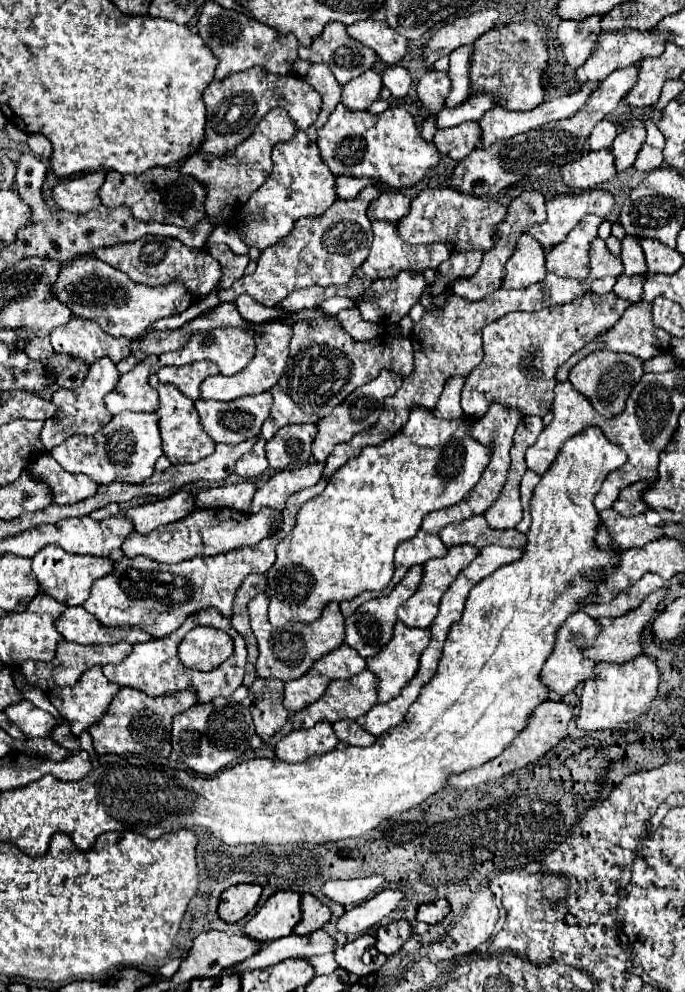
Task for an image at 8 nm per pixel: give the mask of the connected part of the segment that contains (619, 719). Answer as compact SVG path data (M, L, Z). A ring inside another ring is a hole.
M638 656L626 664L596 664L596 678L584 682L578 728L586 732L616 728L618 724L648 712L652 700L656 698L658 680L658 666L648 656Z

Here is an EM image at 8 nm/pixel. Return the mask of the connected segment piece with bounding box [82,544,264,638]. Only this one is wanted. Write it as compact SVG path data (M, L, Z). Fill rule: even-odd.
M260 544L230 550L228 554L218 554L212 558L192 558L178 564L122 556L114 560L112 574L92 584L92 594L82 606L104 626L140 626L142 630L160 638L174 632L194 610L200 608L214 606L220 608L226 618L230 618L236 590L244 578L260 570L260 566L264 566L264 550L260 550ZM188 598L200 598L200 606L184 606Z

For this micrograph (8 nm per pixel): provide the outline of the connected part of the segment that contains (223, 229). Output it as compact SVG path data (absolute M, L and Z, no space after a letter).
M223 224L222 226L216 227L210 235L210 238L206 241L204 248L207 250L213 244L224 243L230 246L231 250L236 254L248 254L249 248L240 239L237 231L229 226L228 224Z

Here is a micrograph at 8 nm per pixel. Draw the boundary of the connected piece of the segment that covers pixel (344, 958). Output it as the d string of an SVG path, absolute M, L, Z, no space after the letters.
M364 934L340 948L334 950L334 958L338 962L338 966L342 970L346 970L348 974L356 974L356 976L366 976L372 974L376 970L380 970L380 966L384 964L386 956L376 952L376 938L370 934Z

